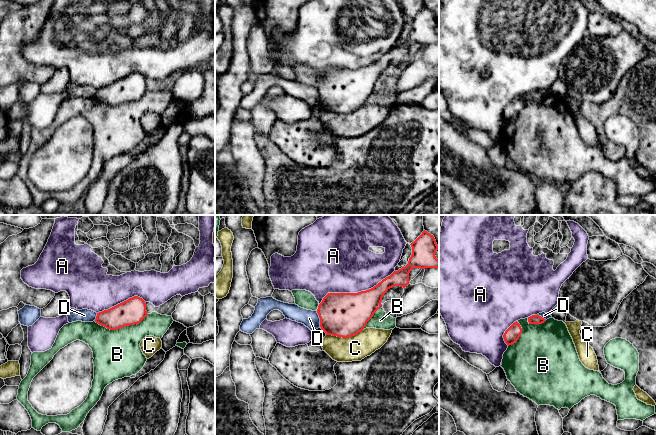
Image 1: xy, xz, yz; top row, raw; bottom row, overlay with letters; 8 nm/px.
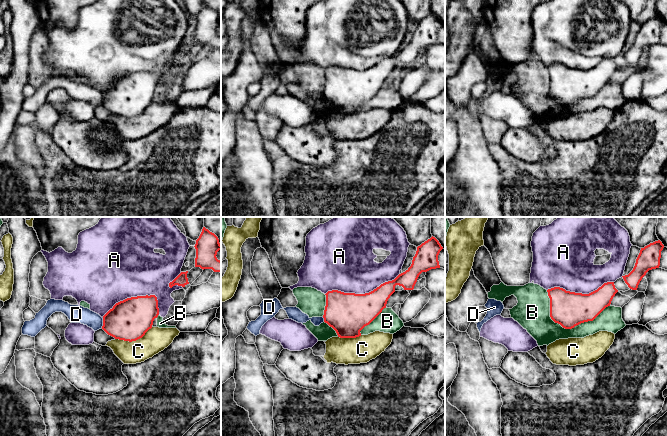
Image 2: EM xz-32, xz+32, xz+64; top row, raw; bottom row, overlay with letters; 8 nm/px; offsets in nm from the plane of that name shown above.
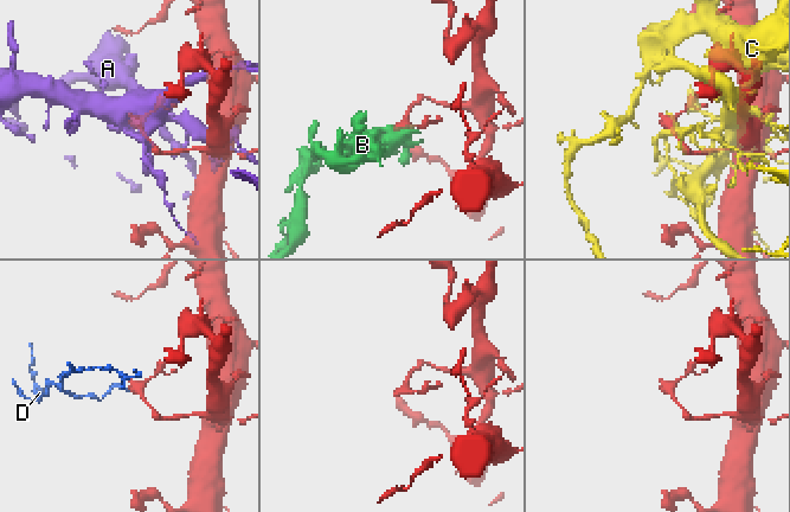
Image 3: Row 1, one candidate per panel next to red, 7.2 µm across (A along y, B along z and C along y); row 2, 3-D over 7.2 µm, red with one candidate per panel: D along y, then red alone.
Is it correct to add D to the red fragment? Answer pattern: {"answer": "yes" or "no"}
{"answer": "no"}

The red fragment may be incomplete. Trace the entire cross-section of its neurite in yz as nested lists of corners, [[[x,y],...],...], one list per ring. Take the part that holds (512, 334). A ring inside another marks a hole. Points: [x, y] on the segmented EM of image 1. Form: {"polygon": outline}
{"polygon": [[[514,322],[504,333],[503,338],[505,343],[509,346],[517,342],[522,333],[520,324]]]}

